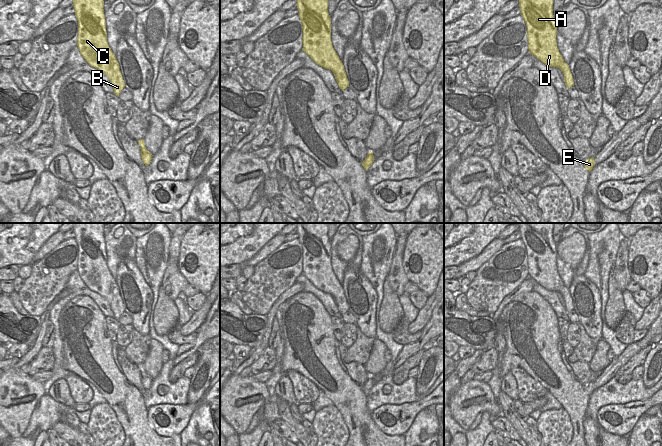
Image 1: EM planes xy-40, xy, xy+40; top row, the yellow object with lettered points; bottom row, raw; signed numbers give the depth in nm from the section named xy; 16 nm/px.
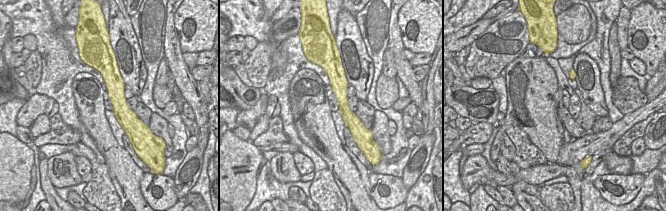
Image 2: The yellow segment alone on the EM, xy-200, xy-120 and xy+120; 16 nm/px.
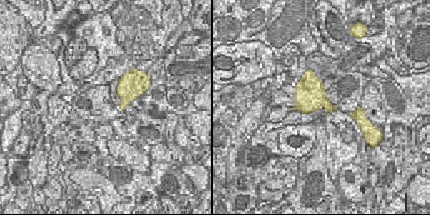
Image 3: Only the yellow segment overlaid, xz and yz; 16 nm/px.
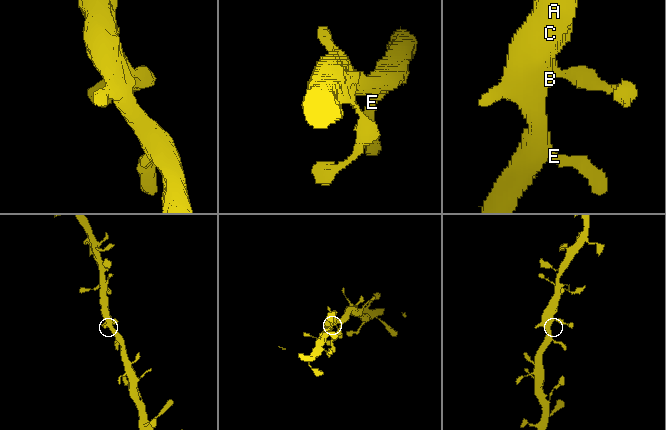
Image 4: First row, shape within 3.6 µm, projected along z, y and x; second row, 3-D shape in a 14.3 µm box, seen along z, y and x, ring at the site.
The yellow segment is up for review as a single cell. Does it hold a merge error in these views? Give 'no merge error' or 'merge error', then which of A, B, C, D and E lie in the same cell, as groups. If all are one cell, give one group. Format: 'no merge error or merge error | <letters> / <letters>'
no merge error | A B C D E

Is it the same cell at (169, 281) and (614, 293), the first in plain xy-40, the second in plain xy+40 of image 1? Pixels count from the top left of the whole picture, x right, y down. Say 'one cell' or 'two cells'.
two cells

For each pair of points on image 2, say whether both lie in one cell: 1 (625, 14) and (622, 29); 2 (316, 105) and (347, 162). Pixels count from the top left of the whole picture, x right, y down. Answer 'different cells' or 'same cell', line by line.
1: same cell
2: same cell

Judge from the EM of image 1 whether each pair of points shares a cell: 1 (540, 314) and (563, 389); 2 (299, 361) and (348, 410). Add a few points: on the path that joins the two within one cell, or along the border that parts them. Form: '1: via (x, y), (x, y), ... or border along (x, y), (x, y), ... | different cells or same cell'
1: via (540, 333), (542, 355), (554, 370) | same cell
2: via (312, 369), (339, 396) | same cell

